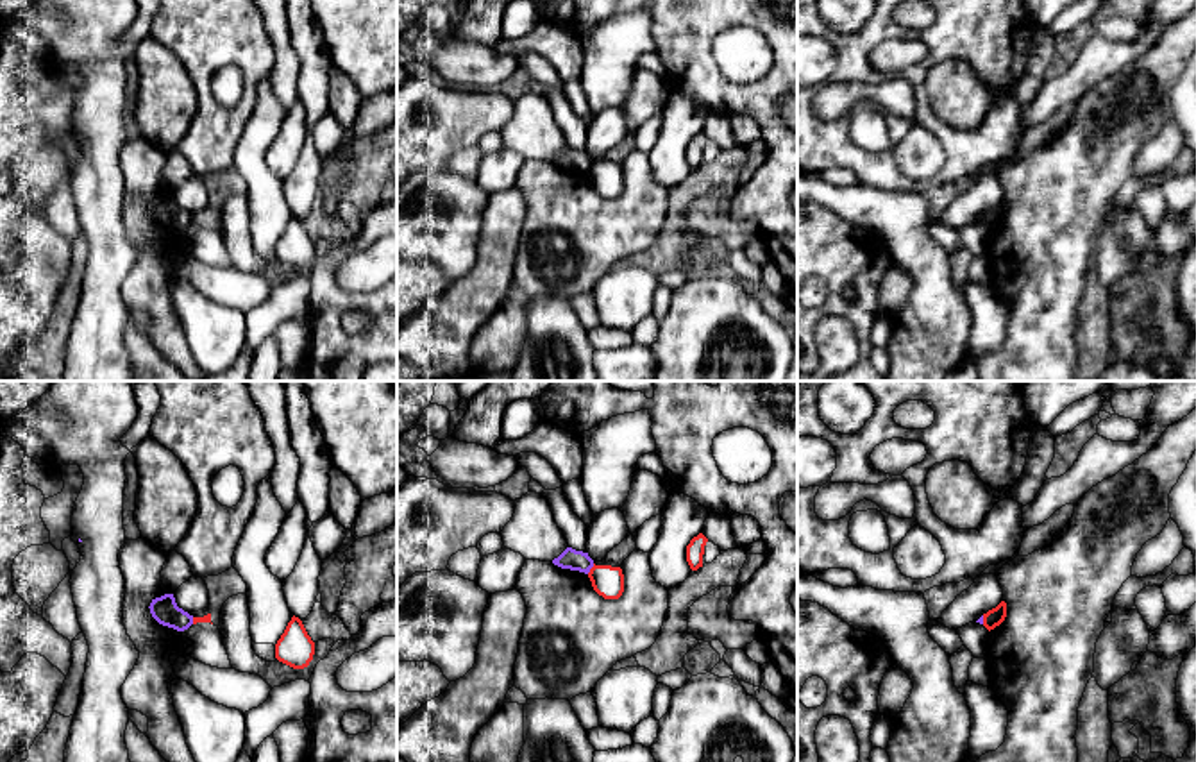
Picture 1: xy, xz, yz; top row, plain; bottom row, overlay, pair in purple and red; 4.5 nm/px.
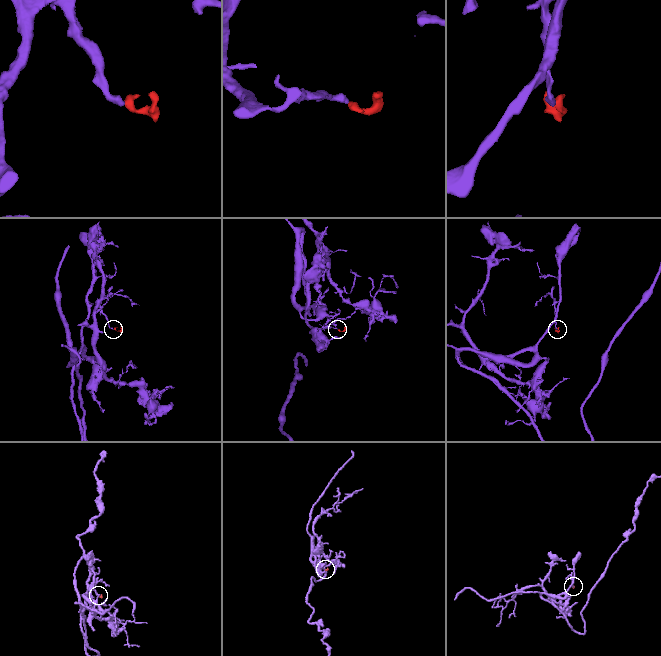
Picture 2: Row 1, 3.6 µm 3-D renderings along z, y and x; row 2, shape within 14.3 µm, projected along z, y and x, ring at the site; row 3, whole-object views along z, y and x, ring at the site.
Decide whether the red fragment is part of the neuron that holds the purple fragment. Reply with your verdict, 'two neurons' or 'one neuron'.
two neurons

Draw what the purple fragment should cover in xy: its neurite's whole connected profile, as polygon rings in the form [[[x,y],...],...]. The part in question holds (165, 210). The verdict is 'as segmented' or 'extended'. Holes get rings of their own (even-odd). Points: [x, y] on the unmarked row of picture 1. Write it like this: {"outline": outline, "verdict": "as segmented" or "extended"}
{"outline": [[[173,193],[152,199],[148,207],[159,224],[177,231],[184,231],[193,224],[193,215],[177,206]]], "verdict": "as segmented"}

